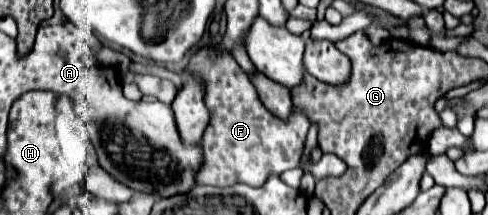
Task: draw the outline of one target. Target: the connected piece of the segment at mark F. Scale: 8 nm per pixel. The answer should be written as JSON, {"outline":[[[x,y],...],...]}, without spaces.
{"outline":[[[218,44],[198,48],[184,72],[204,78],[204,102],[210,110],[210,124],[200,142],[204,166],[200,166],[200,174],[196,174],[198,184],[232,186],[244,182],[248,186],[262,186],[268,176],[282,174],[300,164],[310,128],[304,110],[292,106],[292,118],[288,118],[288,122],[270,114],[260,102],[248,75],[230,54],[220,54]]]}

